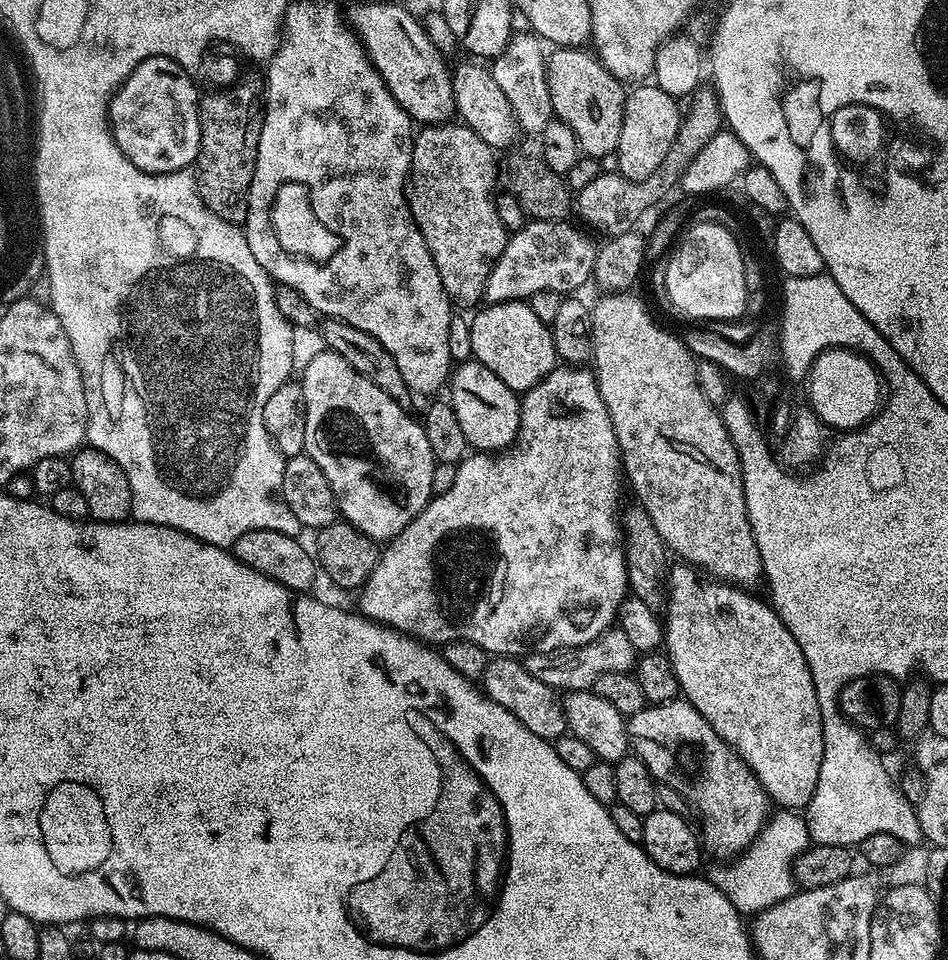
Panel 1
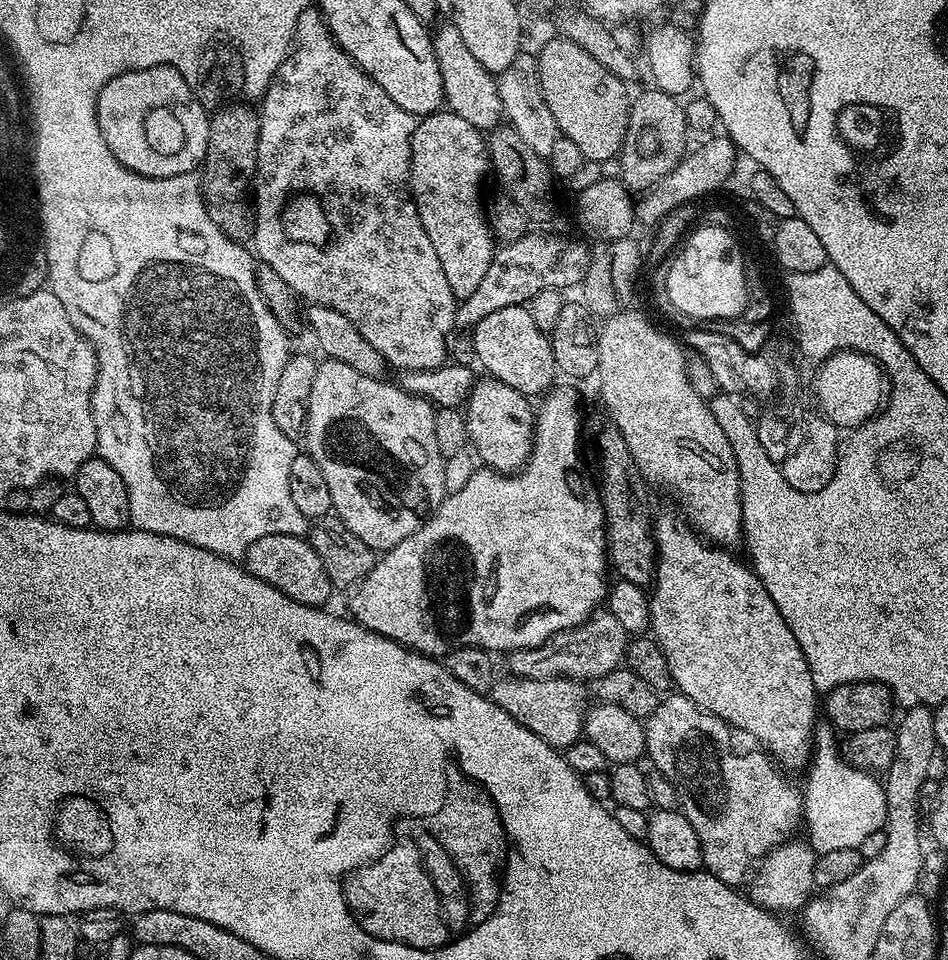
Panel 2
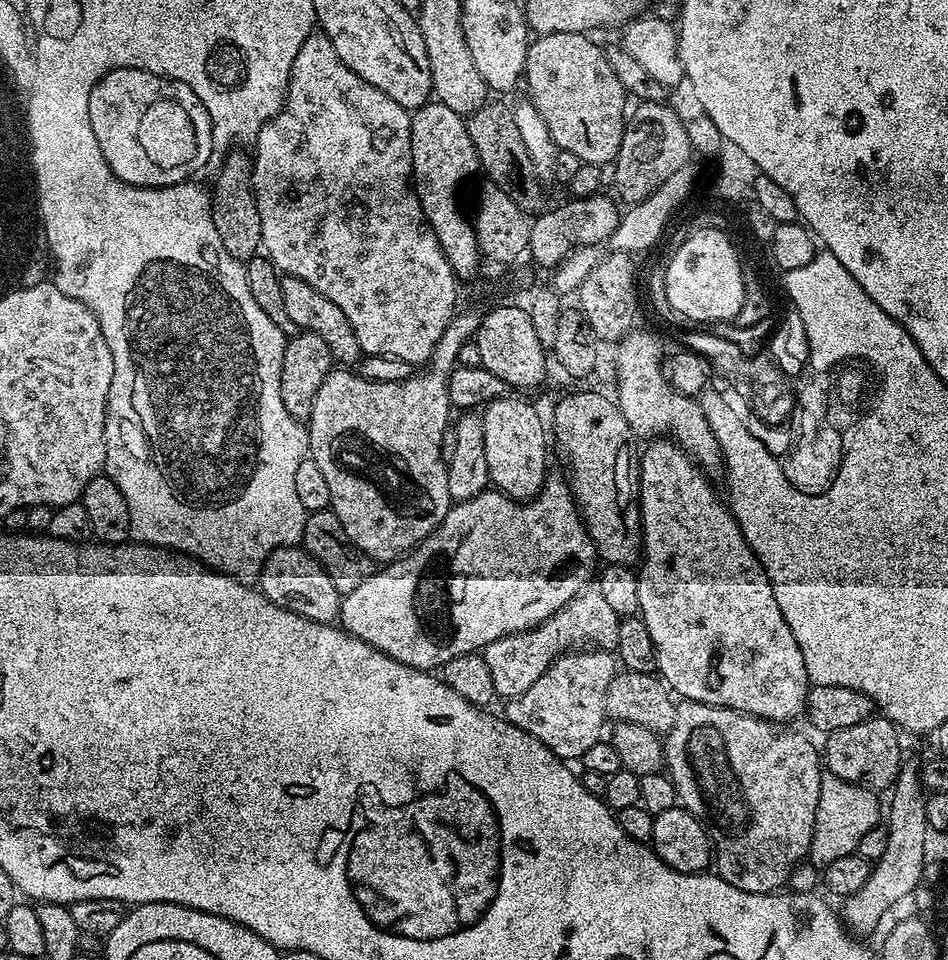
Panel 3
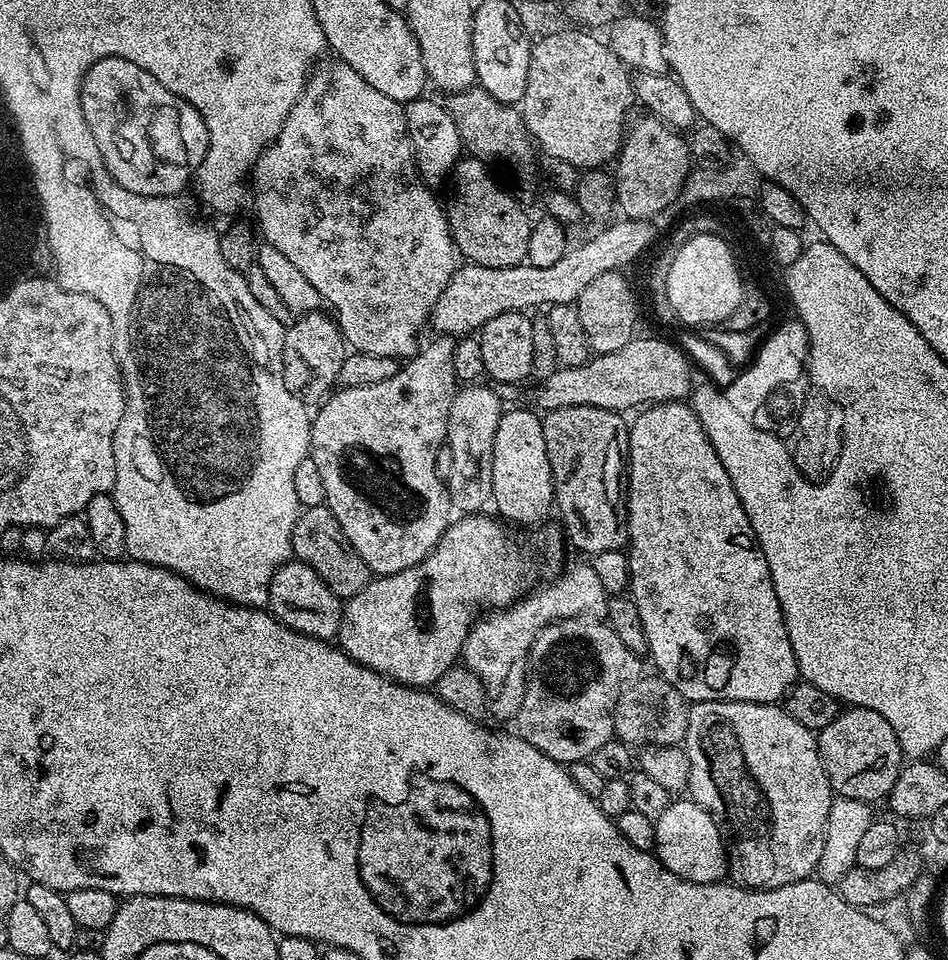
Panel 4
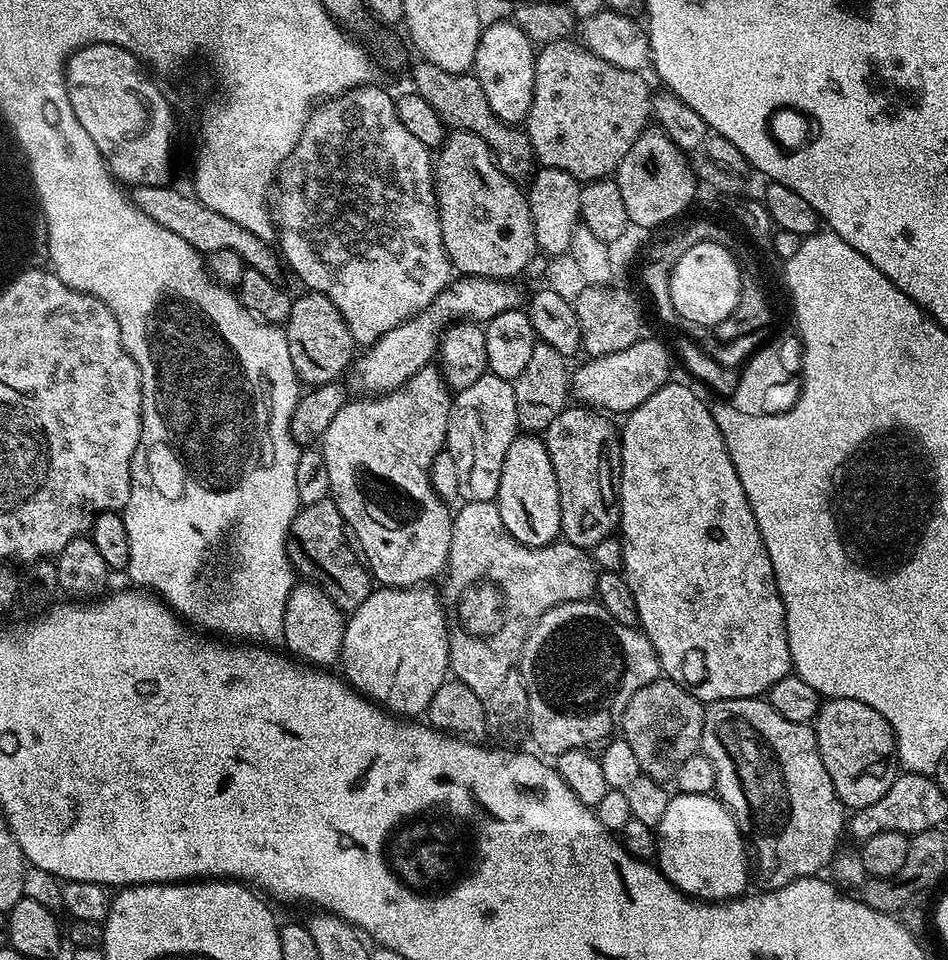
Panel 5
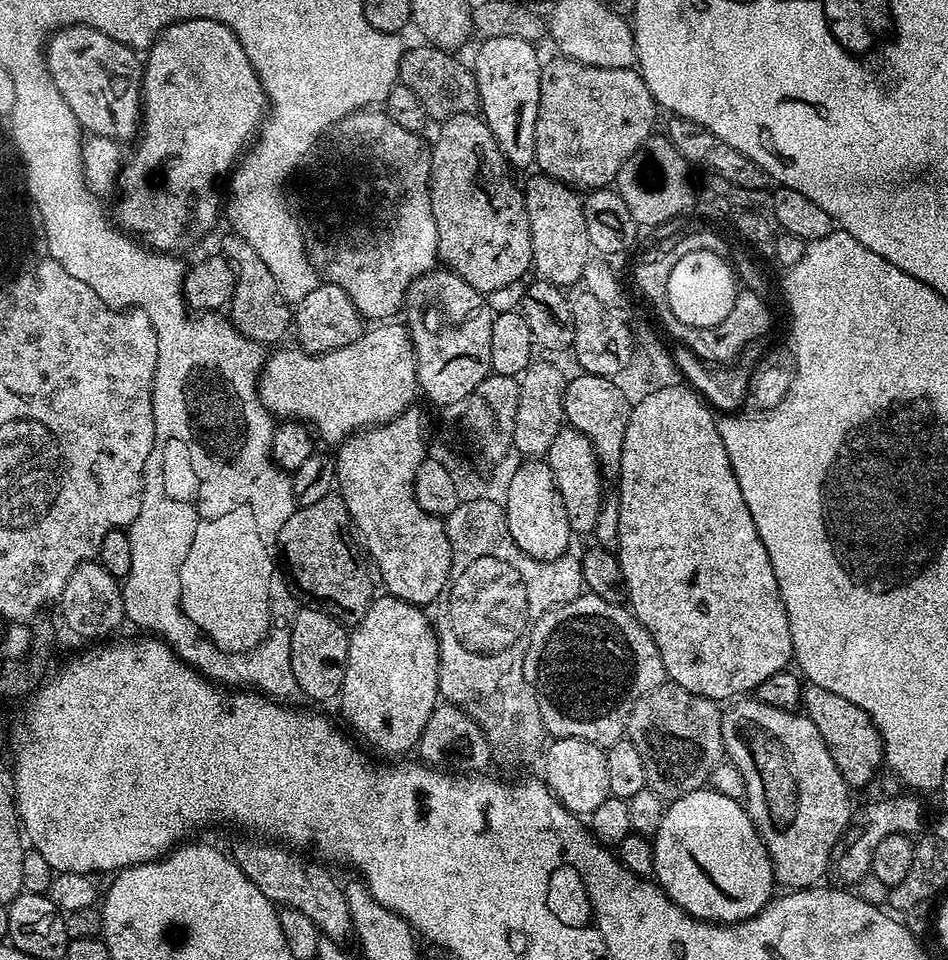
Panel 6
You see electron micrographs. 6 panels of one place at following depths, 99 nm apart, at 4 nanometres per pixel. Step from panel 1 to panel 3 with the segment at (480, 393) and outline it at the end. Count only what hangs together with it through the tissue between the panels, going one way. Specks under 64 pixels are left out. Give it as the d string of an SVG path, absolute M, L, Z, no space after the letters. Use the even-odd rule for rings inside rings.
M505 394L497 396L495 400L489 400L482 408L482 442L486 446L486 466L488 467L488 479L505 496L511 496L513 500L521 502L539 492L546 479L544 472L544 432L546 436L546 424L540 421L536 408L519 400L519 395Z

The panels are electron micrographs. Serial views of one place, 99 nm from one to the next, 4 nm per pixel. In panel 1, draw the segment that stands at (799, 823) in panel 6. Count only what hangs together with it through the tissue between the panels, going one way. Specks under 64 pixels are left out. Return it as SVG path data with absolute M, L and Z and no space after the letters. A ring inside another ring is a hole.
M677 698L668 704L645 706L638 714L627 717L628 743L639 760L647 764L650 774L659 783L678 790L689 805L694 804L704 814L702 844L716 858L735 858L752 845L752 839L760 833L770 815L770 801L758 778L744 765L744 759L726 743L698 714L687 700Z

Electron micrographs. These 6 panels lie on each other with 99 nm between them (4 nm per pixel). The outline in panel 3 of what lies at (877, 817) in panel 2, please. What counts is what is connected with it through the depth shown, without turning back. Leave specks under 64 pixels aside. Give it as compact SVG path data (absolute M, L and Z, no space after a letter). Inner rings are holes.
M831 774L819 777L816 790L816 821L812 835L810 860L813 865L827 866L838 858L850 856L856 852L858 842L866 830L877 827L882 820L882 804L876 801L875 791L863 788L860 784L851 784Z

